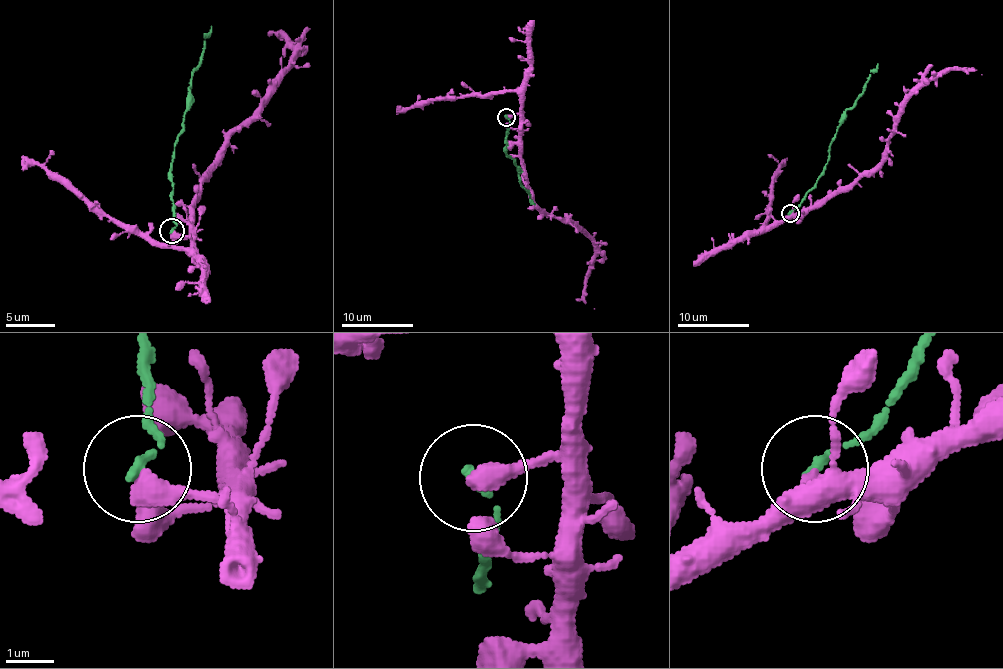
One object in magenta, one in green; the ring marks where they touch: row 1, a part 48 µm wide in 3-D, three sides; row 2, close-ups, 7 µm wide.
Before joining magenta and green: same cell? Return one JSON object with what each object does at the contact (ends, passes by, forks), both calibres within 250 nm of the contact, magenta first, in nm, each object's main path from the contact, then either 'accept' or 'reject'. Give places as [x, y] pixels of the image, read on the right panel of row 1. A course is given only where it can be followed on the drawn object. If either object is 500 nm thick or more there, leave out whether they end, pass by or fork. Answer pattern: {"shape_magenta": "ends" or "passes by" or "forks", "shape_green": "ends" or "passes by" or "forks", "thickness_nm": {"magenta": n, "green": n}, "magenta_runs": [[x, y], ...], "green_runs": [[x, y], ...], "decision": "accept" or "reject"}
{"shape_magenta": "ends", "shape_green": "ends", "thickness_nm": {"magenta": 480, "green": 170}, "magenta_runs": [[790, 213], [803, 217], [869, 173], [881, 161], [899, 107], [925, 84], [951, 69], [982, 75]], "green_runs": [[790, 213], [797, 208], [826, 165], [829, 143], [842, 114], [853, 105], [878, 64]], "decision": "reject"}

